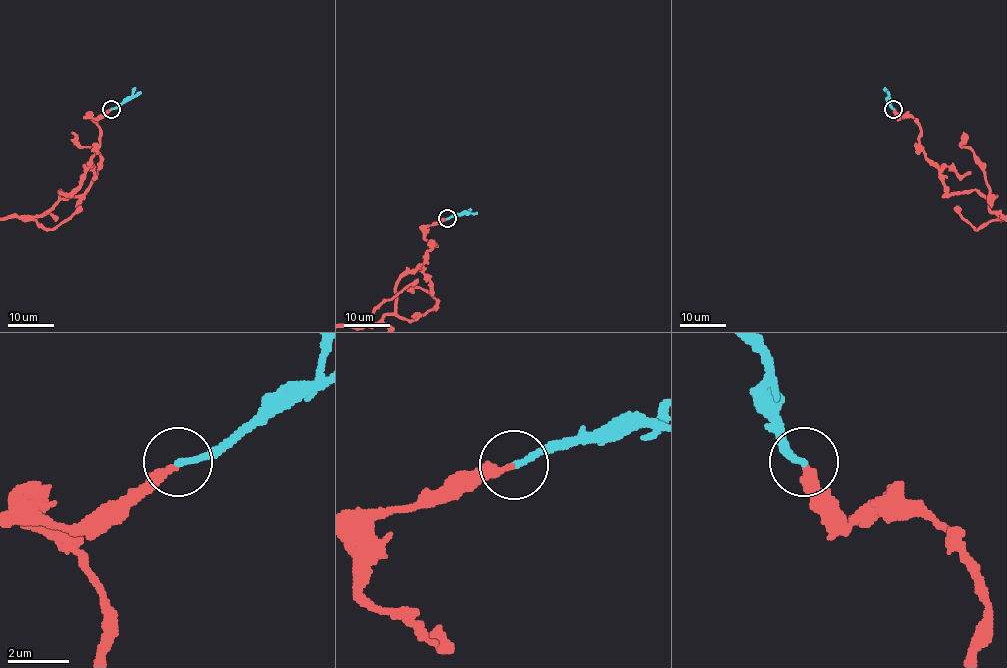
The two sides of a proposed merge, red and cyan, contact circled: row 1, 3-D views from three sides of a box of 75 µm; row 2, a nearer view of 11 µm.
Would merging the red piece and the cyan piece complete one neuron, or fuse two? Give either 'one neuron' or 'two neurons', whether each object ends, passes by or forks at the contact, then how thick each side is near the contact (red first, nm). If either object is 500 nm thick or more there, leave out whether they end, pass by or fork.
one neuron; red ends there; cyan ends there; 280 nm thick on the red side, 200 nm on the other

